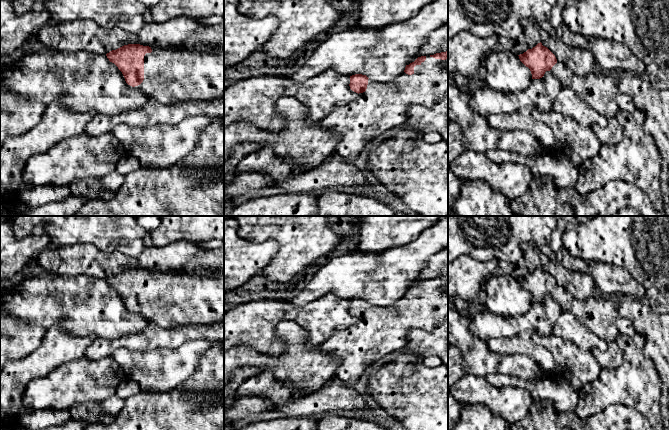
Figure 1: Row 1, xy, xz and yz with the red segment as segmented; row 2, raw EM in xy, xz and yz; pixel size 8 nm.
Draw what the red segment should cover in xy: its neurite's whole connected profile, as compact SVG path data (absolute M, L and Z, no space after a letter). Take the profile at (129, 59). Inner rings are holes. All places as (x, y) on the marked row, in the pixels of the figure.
M128 44L106 56L122 72L128 85L162 104L173 100L219 99L224 95L224 49L199 52L187 47L165 49Z

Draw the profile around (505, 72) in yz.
M493 50L483 64L486 69L485 83L493 90L517 94L531 84L530 69L511 51Z

